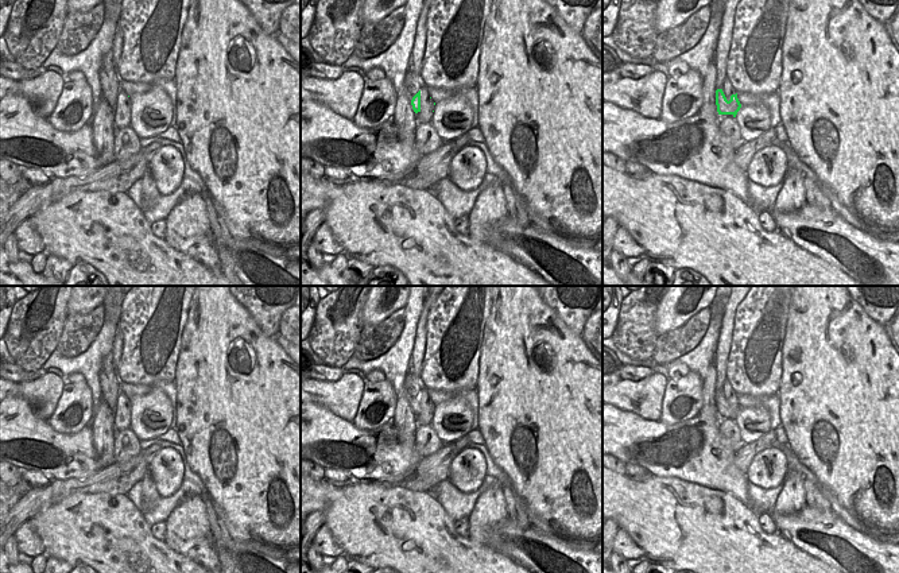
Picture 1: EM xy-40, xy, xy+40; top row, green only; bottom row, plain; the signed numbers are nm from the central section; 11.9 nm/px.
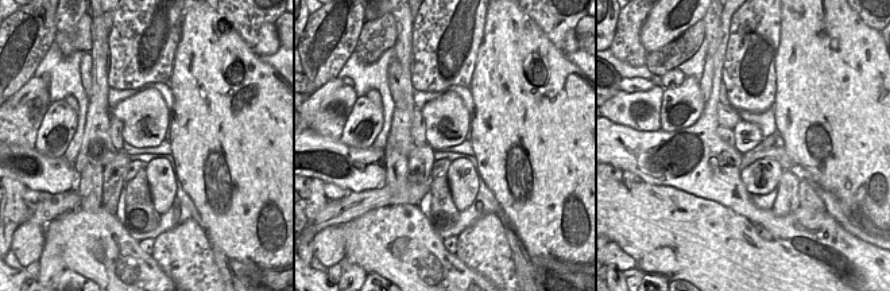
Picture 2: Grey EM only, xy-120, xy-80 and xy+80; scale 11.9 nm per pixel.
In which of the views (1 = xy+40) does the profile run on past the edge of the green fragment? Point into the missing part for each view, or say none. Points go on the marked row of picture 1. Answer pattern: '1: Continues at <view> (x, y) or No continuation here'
1: No continuation here.

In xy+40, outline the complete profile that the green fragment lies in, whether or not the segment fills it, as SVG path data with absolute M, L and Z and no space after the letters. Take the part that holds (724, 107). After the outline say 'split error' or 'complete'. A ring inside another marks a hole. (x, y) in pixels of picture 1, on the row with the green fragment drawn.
M722 89L716 90L716 105L718 115L732 115L733 117L736 117L737 112L741 108L737 93L732 94L731 100L728 101Z; complete

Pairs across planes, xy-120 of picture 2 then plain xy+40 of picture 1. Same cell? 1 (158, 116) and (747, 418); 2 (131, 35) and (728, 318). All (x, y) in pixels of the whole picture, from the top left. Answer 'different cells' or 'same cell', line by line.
1: same cell
2: different cells

